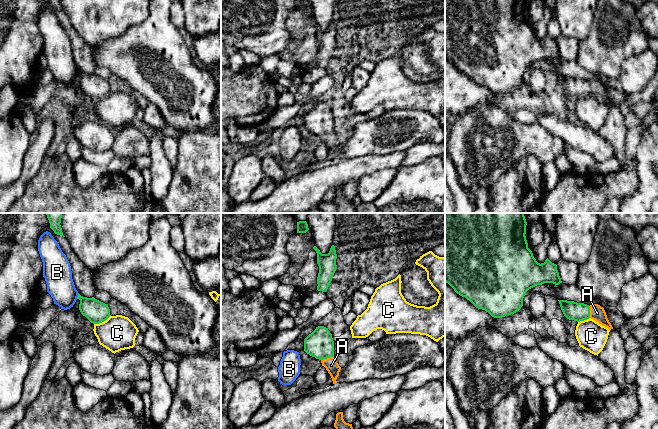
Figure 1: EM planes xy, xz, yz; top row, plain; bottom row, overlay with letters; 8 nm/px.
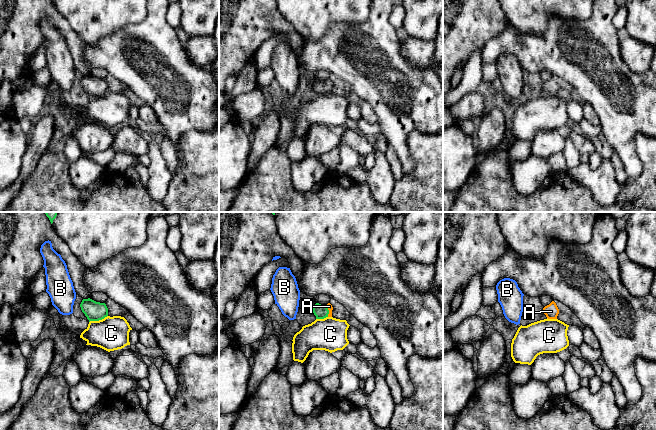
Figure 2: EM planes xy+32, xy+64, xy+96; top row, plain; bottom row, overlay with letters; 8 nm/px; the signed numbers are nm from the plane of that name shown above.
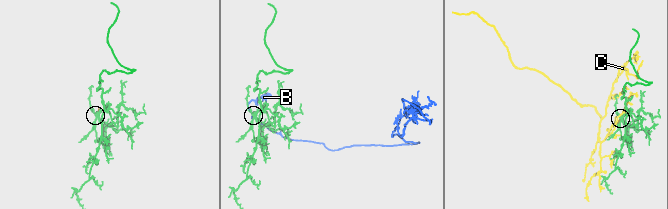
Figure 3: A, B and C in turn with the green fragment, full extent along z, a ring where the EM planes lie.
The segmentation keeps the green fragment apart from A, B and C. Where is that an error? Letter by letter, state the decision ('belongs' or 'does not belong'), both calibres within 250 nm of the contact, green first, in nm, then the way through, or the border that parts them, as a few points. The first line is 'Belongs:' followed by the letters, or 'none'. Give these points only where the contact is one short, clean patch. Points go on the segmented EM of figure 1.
Belongs: A
A: belongs; 220 nm thick on the green side, 110 nm on the other; runs through xz (319, 344), (327, 357), (331, 365)
B: does not belong; 180 nm thick on the green side, 220 nm on the other
C: does not belong; 180 nm thick on the green side, 280 nm on the other

